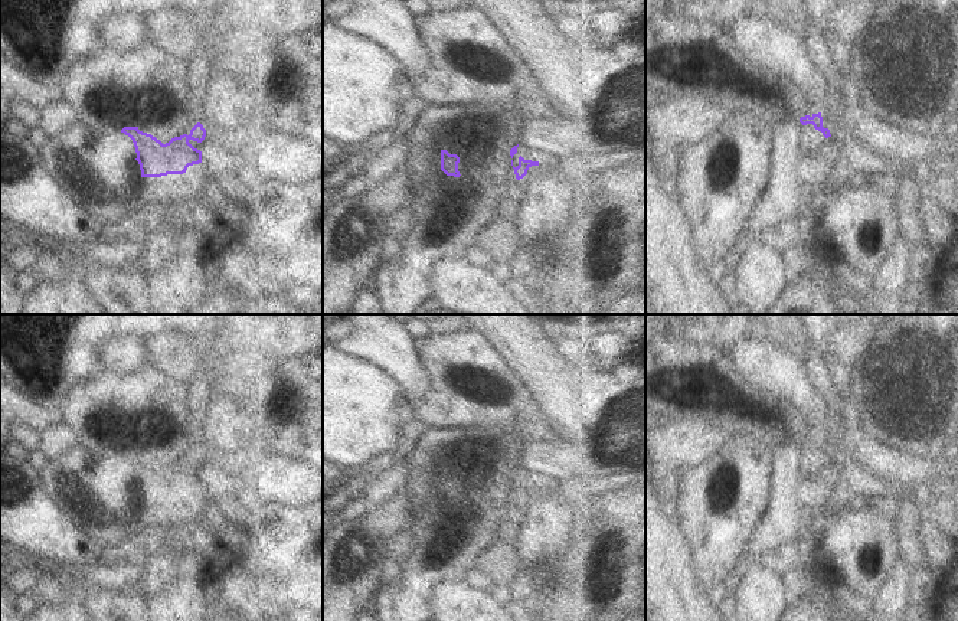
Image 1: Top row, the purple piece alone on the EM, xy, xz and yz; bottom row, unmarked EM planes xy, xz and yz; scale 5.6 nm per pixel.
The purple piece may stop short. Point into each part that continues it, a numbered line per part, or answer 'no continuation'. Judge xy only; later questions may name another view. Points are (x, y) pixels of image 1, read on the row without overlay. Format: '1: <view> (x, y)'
1: xy (110, 477)

